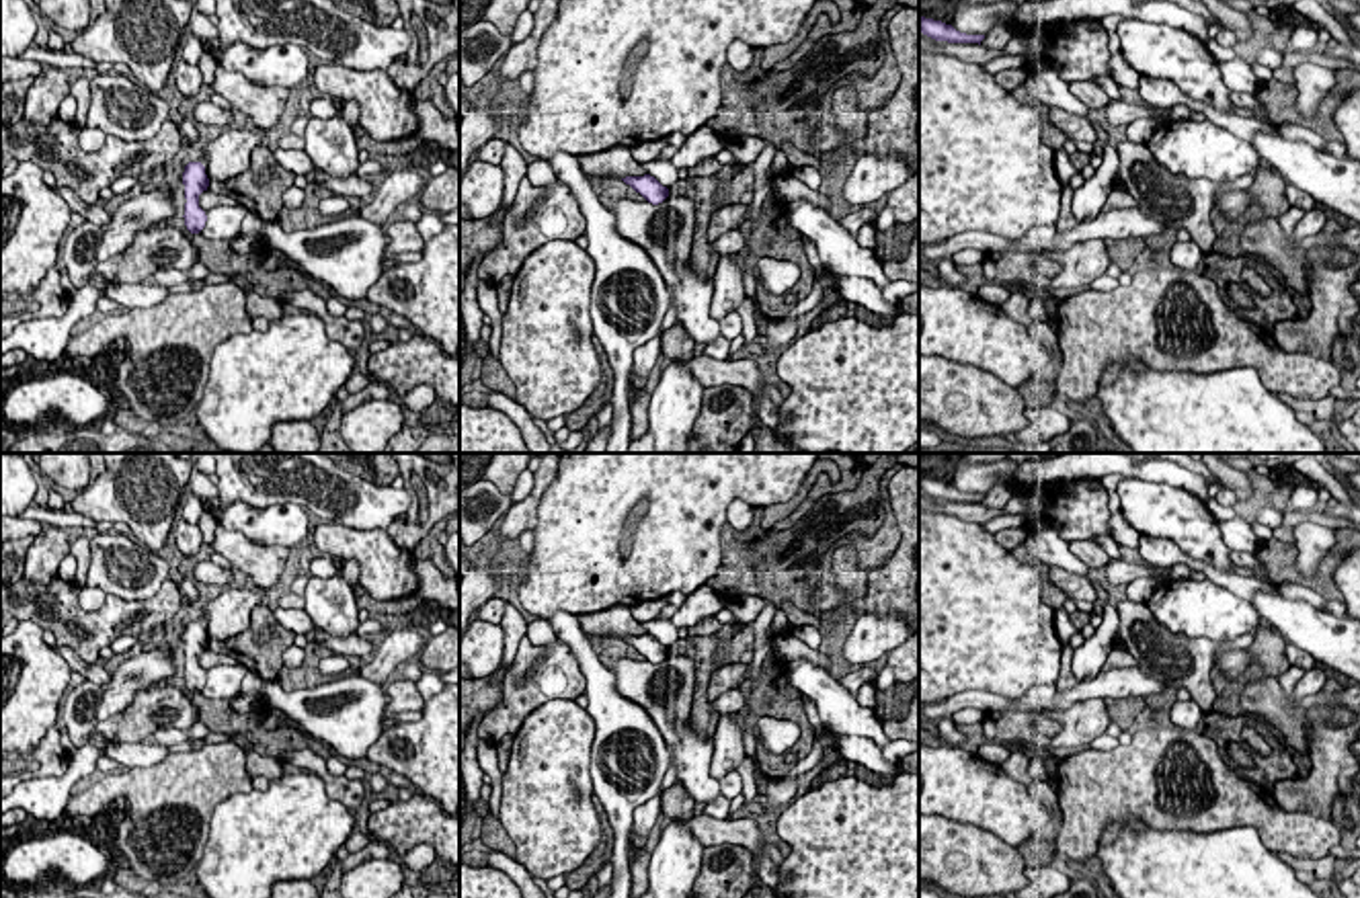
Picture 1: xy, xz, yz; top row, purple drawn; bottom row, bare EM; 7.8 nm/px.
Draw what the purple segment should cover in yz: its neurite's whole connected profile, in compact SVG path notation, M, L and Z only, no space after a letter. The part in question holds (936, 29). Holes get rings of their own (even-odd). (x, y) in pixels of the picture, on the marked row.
M919 16L919 31L935 41L948 41L948 43L978 43L985 39L985 35L966 35L956 31L952 25L946 25L942 21Z

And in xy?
M189 162L183 172L185 185L185 226L191 234L199 234L205 228L207 215L199 207L199 195L207 191L209 178L201 162Z

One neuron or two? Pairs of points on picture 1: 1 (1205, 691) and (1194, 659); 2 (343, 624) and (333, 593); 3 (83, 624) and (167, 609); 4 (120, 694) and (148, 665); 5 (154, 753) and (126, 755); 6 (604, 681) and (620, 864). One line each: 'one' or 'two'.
1: one
2: one
3: one
4: one
5: one
6: one

